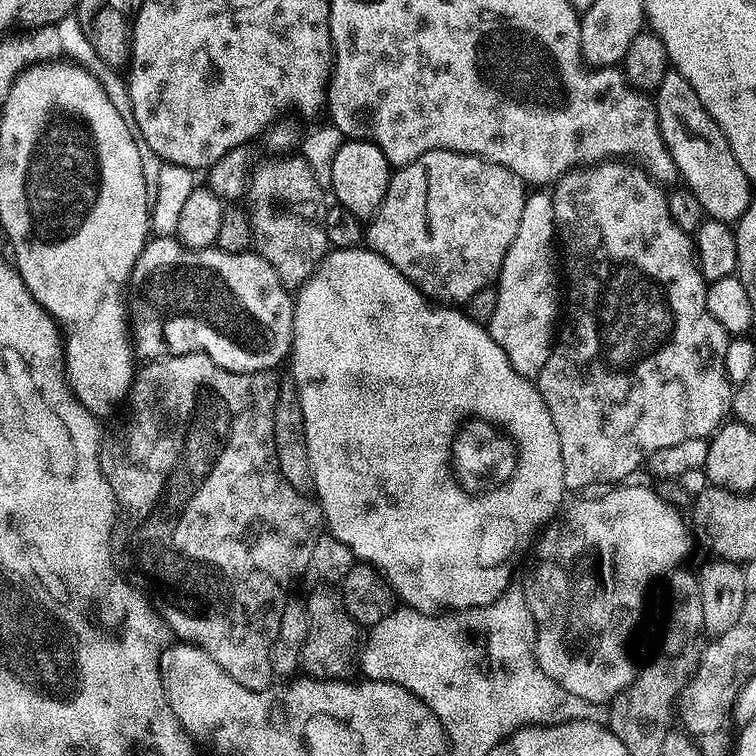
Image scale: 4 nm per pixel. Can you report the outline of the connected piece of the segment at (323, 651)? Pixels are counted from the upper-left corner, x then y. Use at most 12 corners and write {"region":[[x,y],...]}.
{"region":[[331,587],[306,596],[303,671],[343,680],[357,667],[362,628]]}

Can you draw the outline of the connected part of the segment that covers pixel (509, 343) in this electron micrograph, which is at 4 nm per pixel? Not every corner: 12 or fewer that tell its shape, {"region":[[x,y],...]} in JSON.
{"region":[[529,191],[486,325],[539,376],[558,328],[551,191]]}

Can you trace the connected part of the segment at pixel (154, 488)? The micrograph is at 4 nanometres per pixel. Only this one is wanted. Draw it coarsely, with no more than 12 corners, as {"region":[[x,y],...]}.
{"region":[[135,373],[100,441],[112,560],[177,641],[274,681],[319,503],[281,377]]}

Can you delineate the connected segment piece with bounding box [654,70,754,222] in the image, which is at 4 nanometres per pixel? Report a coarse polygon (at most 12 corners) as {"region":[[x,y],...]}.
{"region":[[669,70],[660,133],[705,217],[740,220],[754,186],[694,86]]}

